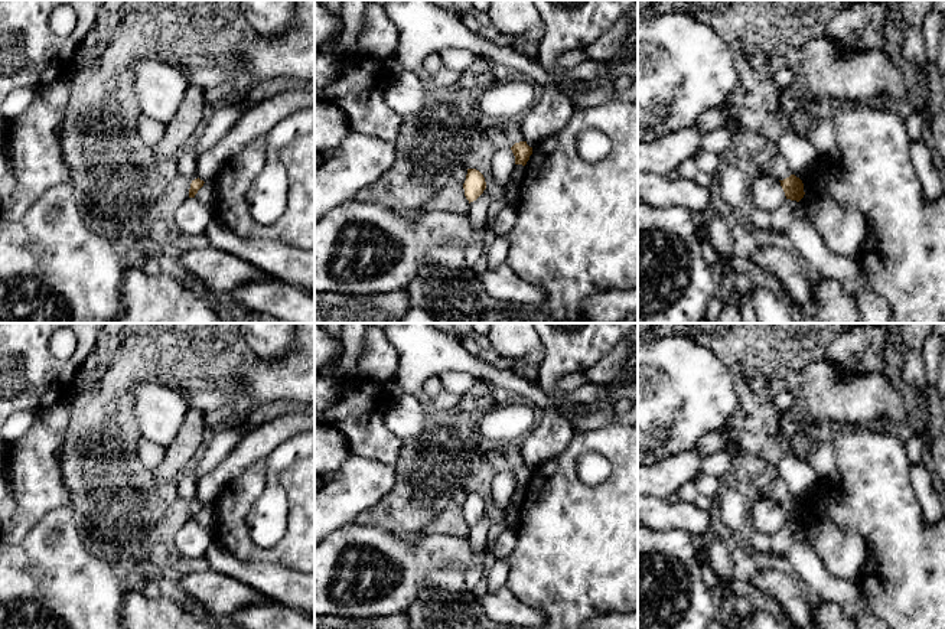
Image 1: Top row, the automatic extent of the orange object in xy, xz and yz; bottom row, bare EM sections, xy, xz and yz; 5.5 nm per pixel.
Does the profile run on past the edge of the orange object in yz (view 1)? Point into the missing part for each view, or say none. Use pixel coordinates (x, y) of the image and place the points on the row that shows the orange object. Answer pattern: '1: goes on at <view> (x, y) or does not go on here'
1: does not go on here

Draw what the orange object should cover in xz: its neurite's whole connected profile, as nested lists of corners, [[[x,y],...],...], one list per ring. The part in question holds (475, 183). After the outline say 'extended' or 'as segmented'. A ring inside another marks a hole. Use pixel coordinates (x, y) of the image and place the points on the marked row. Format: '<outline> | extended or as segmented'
[[[467,169],[466,180],[463,183],[465,196],[470,202],[476,201],[486,189],[483,175],[476,169]]] | as segmented

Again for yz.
[[[791,175],[789,177],[779,180],[779,182],[785,192],[786,199],[799,202],[804,198],[805,195],[804,183],[795,175]]] | as segmented

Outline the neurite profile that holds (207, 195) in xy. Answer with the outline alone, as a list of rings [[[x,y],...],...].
[[[214,180],[205,182],[195,195],[195,199],[214,212],[216,206],[216,186]]]

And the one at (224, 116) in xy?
[[[247,95],[234,97],[225,104],[216,105],[211,113],[205,133],[192,143],[196,159],[212,149],[251,107]]]

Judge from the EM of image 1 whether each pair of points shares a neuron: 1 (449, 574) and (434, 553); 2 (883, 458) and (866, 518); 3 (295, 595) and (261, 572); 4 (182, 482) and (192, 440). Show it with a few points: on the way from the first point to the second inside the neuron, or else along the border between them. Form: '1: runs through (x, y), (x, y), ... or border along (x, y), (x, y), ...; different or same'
1: runs through (449, 569), (440, 559); same
2: runs through (875, 472), (875, 504); same
3: runs through (286, 586), (270, 579); same
4: border along (191, 468), (175, 481); different

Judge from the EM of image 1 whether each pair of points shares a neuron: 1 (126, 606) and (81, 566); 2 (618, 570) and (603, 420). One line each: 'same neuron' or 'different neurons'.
1: same neuron
2: different neurons

